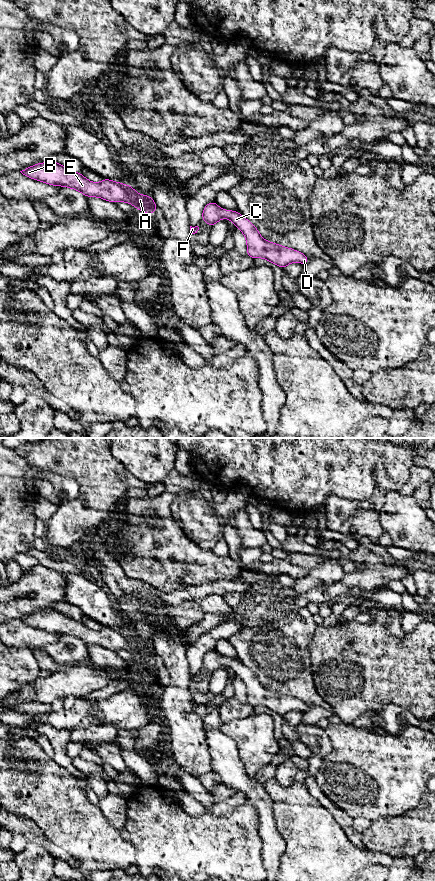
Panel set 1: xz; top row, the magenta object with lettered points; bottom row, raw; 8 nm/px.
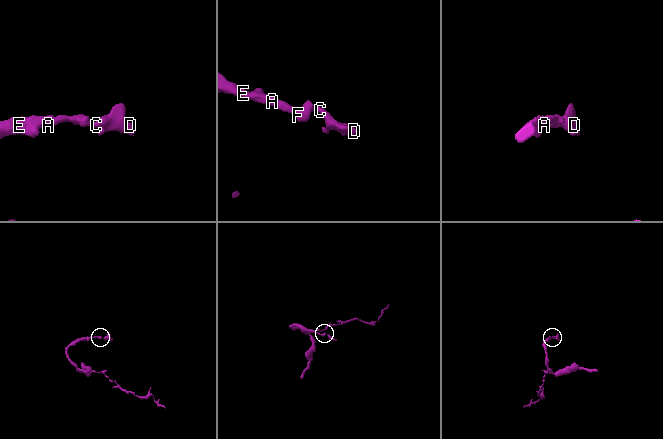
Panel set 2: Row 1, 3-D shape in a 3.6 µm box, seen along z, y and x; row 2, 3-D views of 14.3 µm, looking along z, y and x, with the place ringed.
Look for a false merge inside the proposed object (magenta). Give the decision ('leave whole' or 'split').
leave whole

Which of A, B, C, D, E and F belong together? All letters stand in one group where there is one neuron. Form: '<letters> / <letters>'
A B C D E F

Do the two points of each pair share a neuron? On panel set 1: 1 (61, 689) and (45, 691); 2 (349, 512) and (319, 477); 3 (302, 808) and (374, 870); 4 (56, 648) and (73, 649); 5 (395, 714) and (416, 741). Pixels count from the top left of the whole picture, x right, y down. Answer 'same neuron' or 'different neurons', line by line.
1: same neuron
2: different neurons
3: different neurons
4: same neuron
5: different neurons

